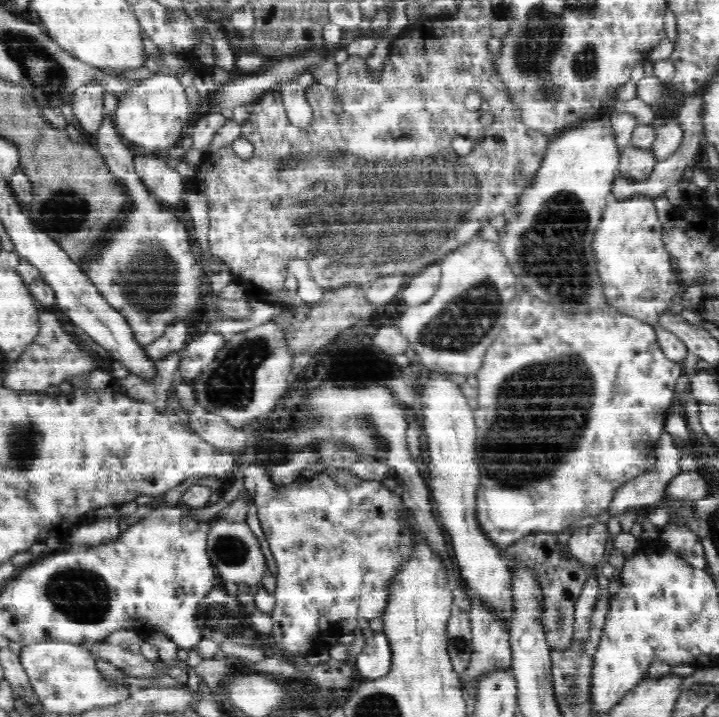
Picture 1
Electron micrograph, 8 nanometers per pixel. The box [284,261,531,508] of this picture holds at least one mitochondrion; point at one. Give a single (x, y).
(466, 320)

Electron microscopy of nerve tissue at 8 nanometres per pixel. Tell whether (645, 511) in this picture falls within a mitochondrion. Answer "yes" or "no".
no

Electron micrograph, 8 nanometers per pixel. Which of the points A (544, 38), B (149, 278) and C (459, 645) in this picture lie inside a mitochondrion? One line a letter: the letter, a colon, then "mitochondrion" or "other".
A: mitochondrion
B: mitochondrion
C: mitochondrion

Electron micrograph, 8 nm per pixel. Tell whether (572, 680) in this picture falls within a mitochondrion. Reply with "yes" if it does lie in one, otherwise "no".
yes

